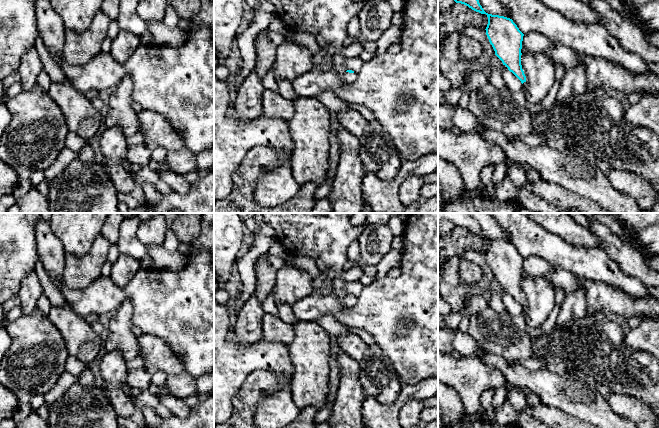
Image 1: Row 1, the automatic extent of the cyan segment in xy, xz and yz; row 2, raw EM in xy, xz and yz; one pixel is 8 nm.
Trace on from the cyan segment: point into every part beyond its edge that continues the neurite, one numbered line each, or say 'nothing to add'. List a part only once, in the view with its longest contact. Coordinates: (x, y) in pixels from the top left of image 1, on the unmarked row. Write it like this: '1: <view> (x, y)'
1: xz (348, 301)

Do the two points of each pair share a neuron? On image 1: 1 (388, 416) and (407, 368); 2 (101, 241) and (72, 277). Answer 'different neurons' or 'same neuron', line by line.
1: different neurons
2: same neuron

